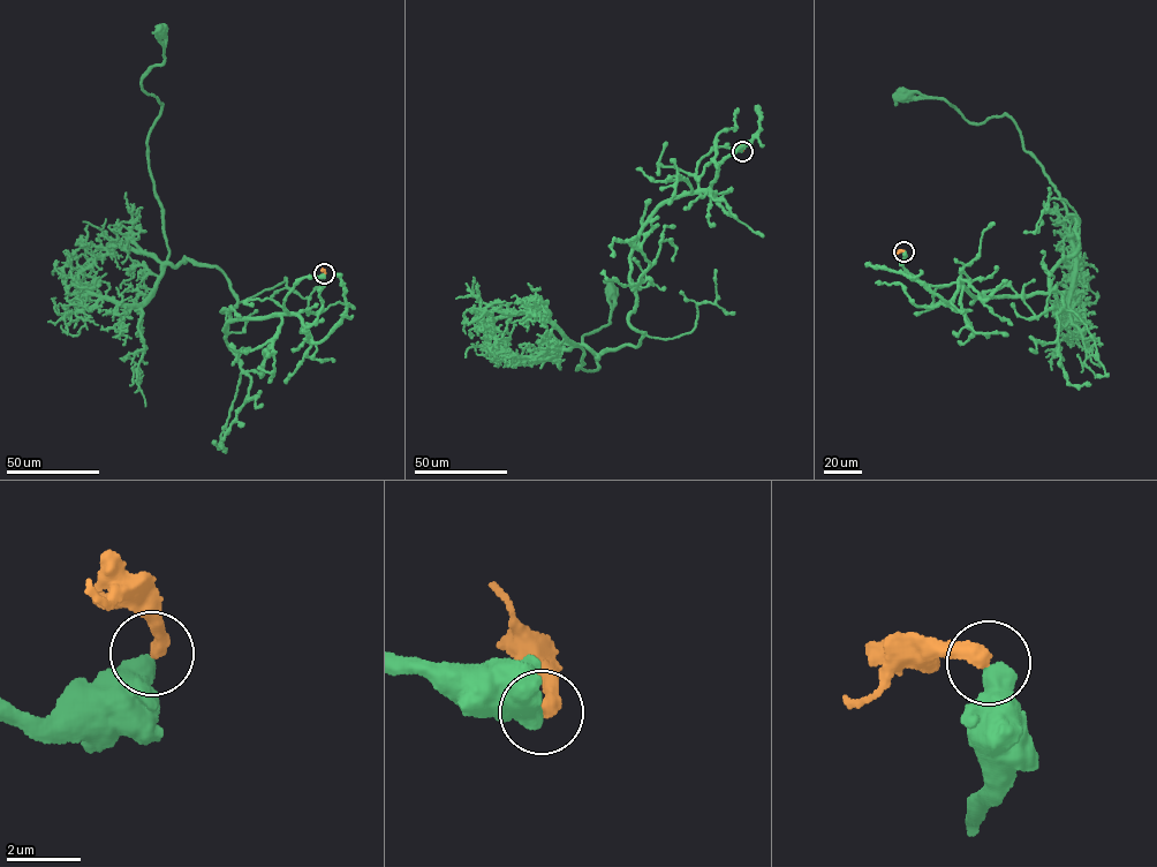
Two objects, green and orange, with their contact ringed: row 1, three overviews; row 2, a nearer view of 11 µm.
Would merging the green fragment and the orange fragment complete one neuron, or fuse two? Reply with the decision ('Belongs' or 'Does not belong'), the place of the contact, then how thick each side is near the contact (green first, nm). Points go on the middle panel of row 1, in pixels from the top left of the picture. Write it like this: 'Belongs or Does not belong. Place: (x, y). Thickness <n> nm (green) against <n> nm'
Does not belong. Place: (742, 151). Thickness 650 nm (green) against 420 nm

